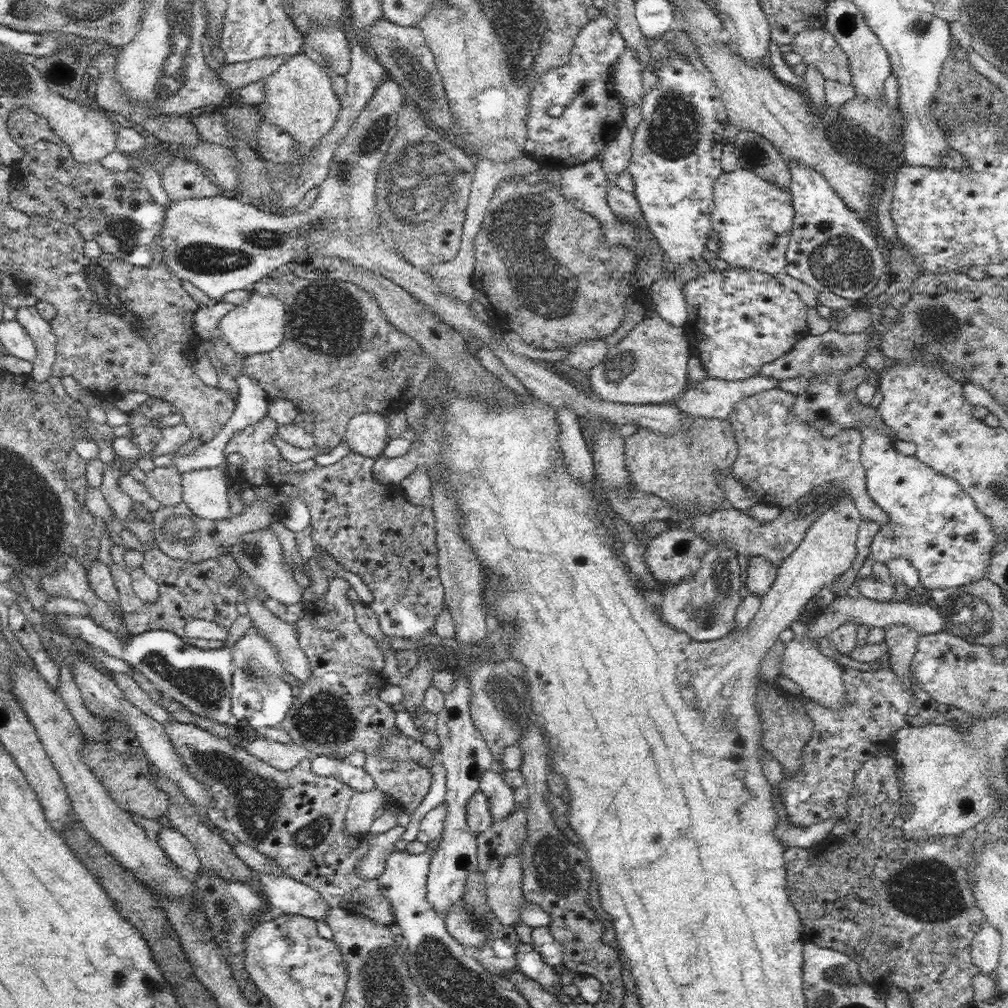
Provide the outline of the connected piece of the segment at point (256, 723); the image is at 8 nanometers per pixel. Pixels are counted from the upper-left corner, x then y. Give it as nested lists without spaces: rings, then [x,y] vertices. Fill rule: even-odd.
[[[253,626],[231,647],[233,686],[231,688],[232,720],[248,720],[255,729],[282,726],[286,713],[291,709],[294,696],[292,686],[283,680],[286,675],[275,646]]]

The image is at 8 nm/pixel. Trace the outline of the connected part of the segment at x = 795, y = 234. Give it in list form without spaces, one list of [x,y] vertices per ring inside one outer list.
[[[789,162],[792,178],[790,195],[795,212],[786,251],[786,272],[815,291],[833,291],[838,296],[858,300],[872,292],[882,274],[888,272],[885,251],[868,226],[851,211],[812,167]]]

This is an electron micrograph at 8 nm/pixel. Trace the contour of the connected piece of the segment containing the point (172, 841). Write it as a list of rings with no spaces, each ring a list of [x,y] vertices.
[[[162,827],[156,839],[160,848],[178,869],[189,876],[195,876],[199,872],[201,864],[194,844],[176,827]]]

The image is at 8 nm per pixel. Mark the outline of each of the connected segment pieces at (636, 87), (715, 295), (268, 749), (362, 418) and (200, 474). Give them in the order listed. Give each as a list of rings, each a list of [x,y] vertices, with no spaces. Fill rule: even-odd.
[[[624,48],[624,53],[616,60],[613,68],[613,80],[615,90],[619,93],[620,99],[627,103],[627,106],[638,103],[639,106],[646,96],[642,84],[642,73],[646,67],[640,63],[638,55],[633,48]]]
[[[743,266],[730,270],[712,269],[682,283],[688,313],[684,332],[691,344],[691,353],[704,363],[708,376],[733,381],[759,374],[761,366],[792,350],[796,342],[809,335],[806,305],[797,292],[780,284],[777,278],[767,272],[748,270]]]
[[[257,738],[247,746],[247,751],[278,770],[292,770],[304,758],[318,756],[295,742],[280,743]]]
[[[364,412],[353,416],[346,427],[343,442],[354,453],[381,459],[389,436],[388,415],[388,412]]]
[[[226,461],[218,467],[200,468],[182,474],[183,501],[196,515],[210,520],[226,520],[232,514],[228,503]]]

